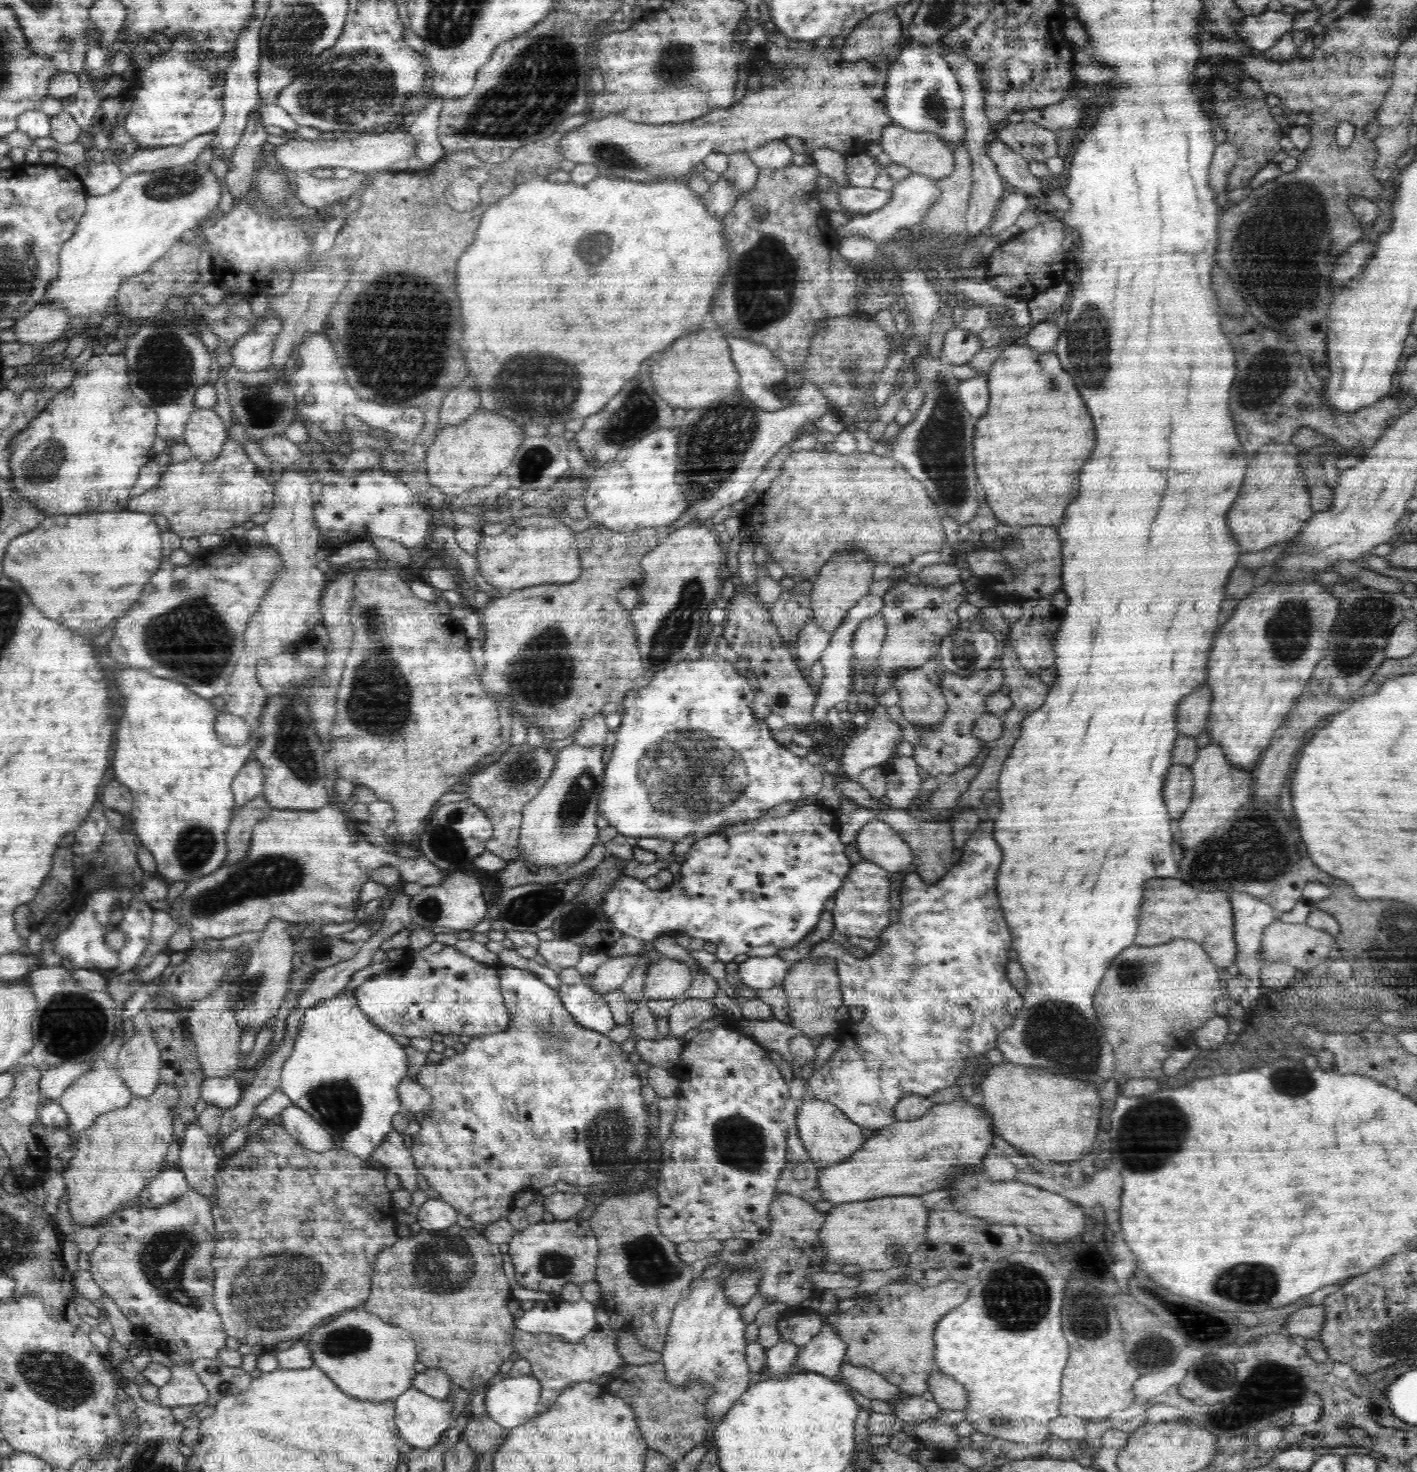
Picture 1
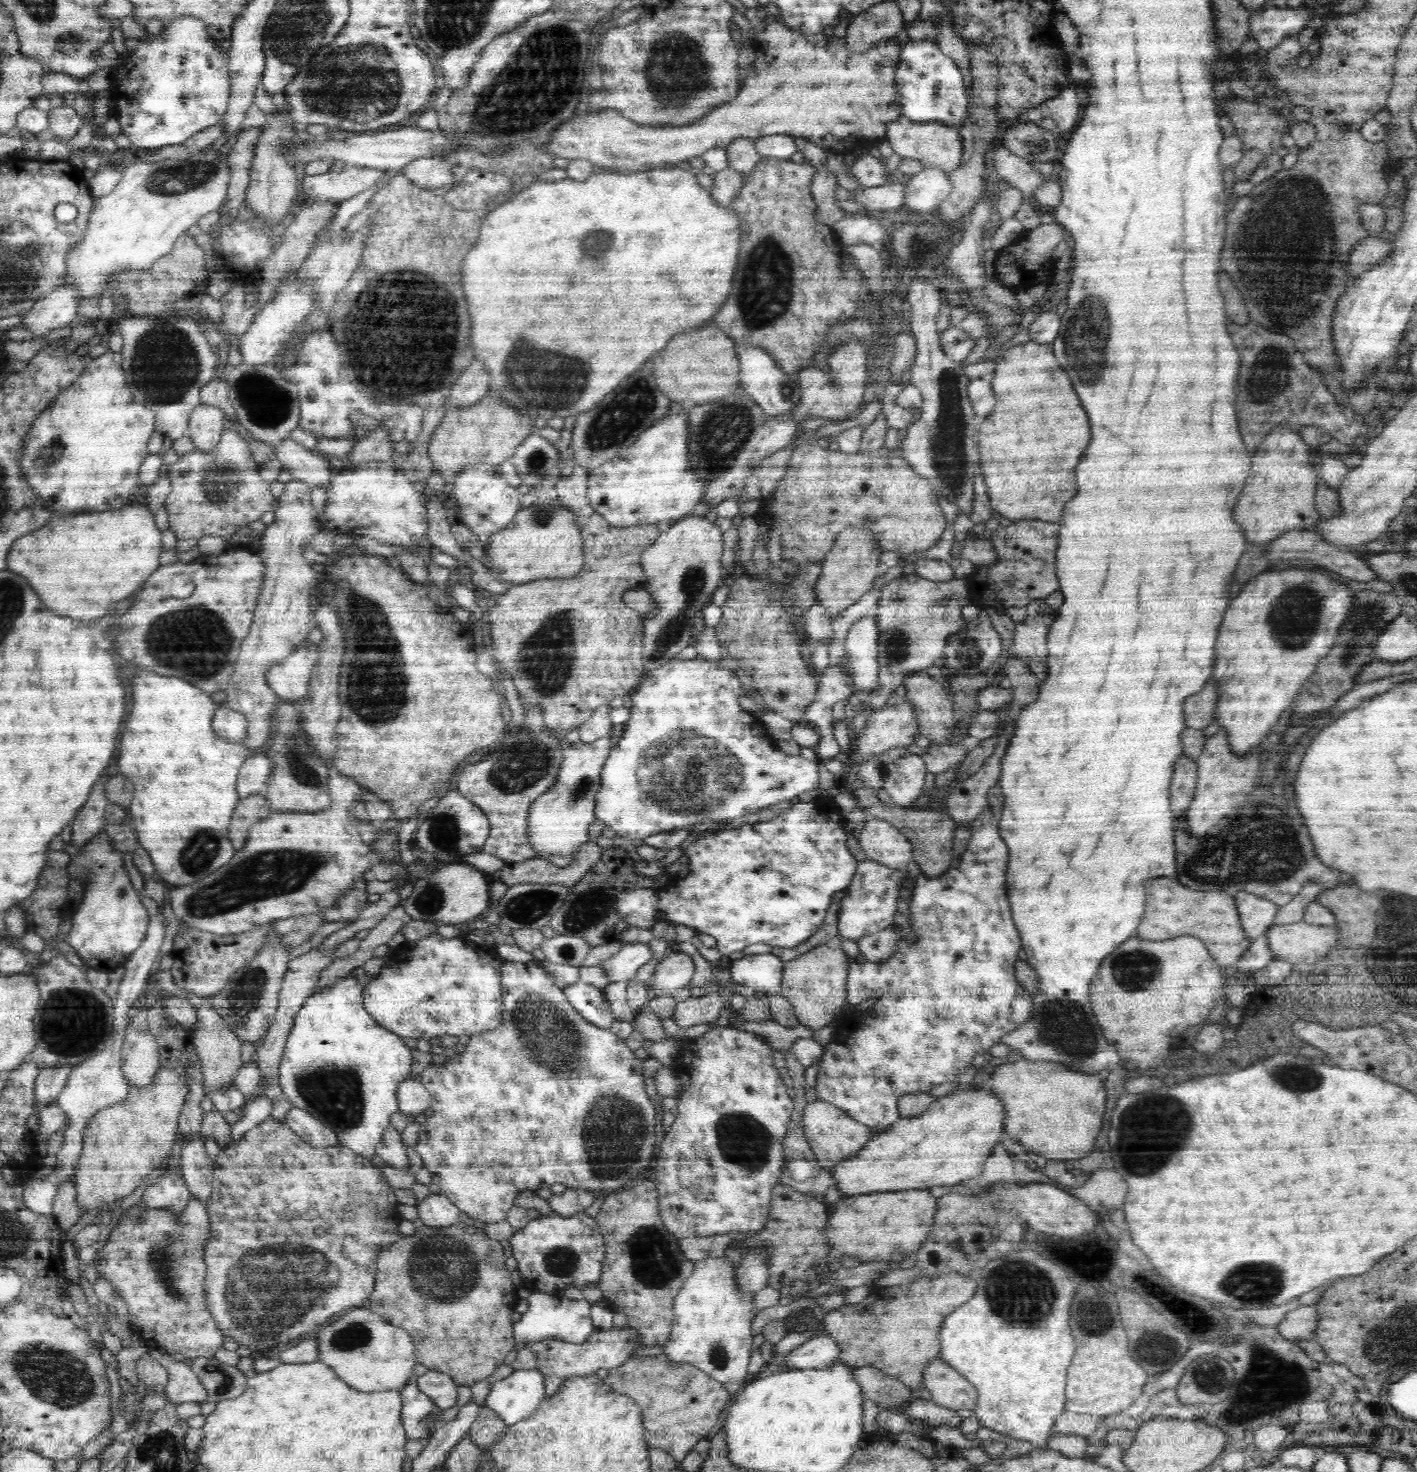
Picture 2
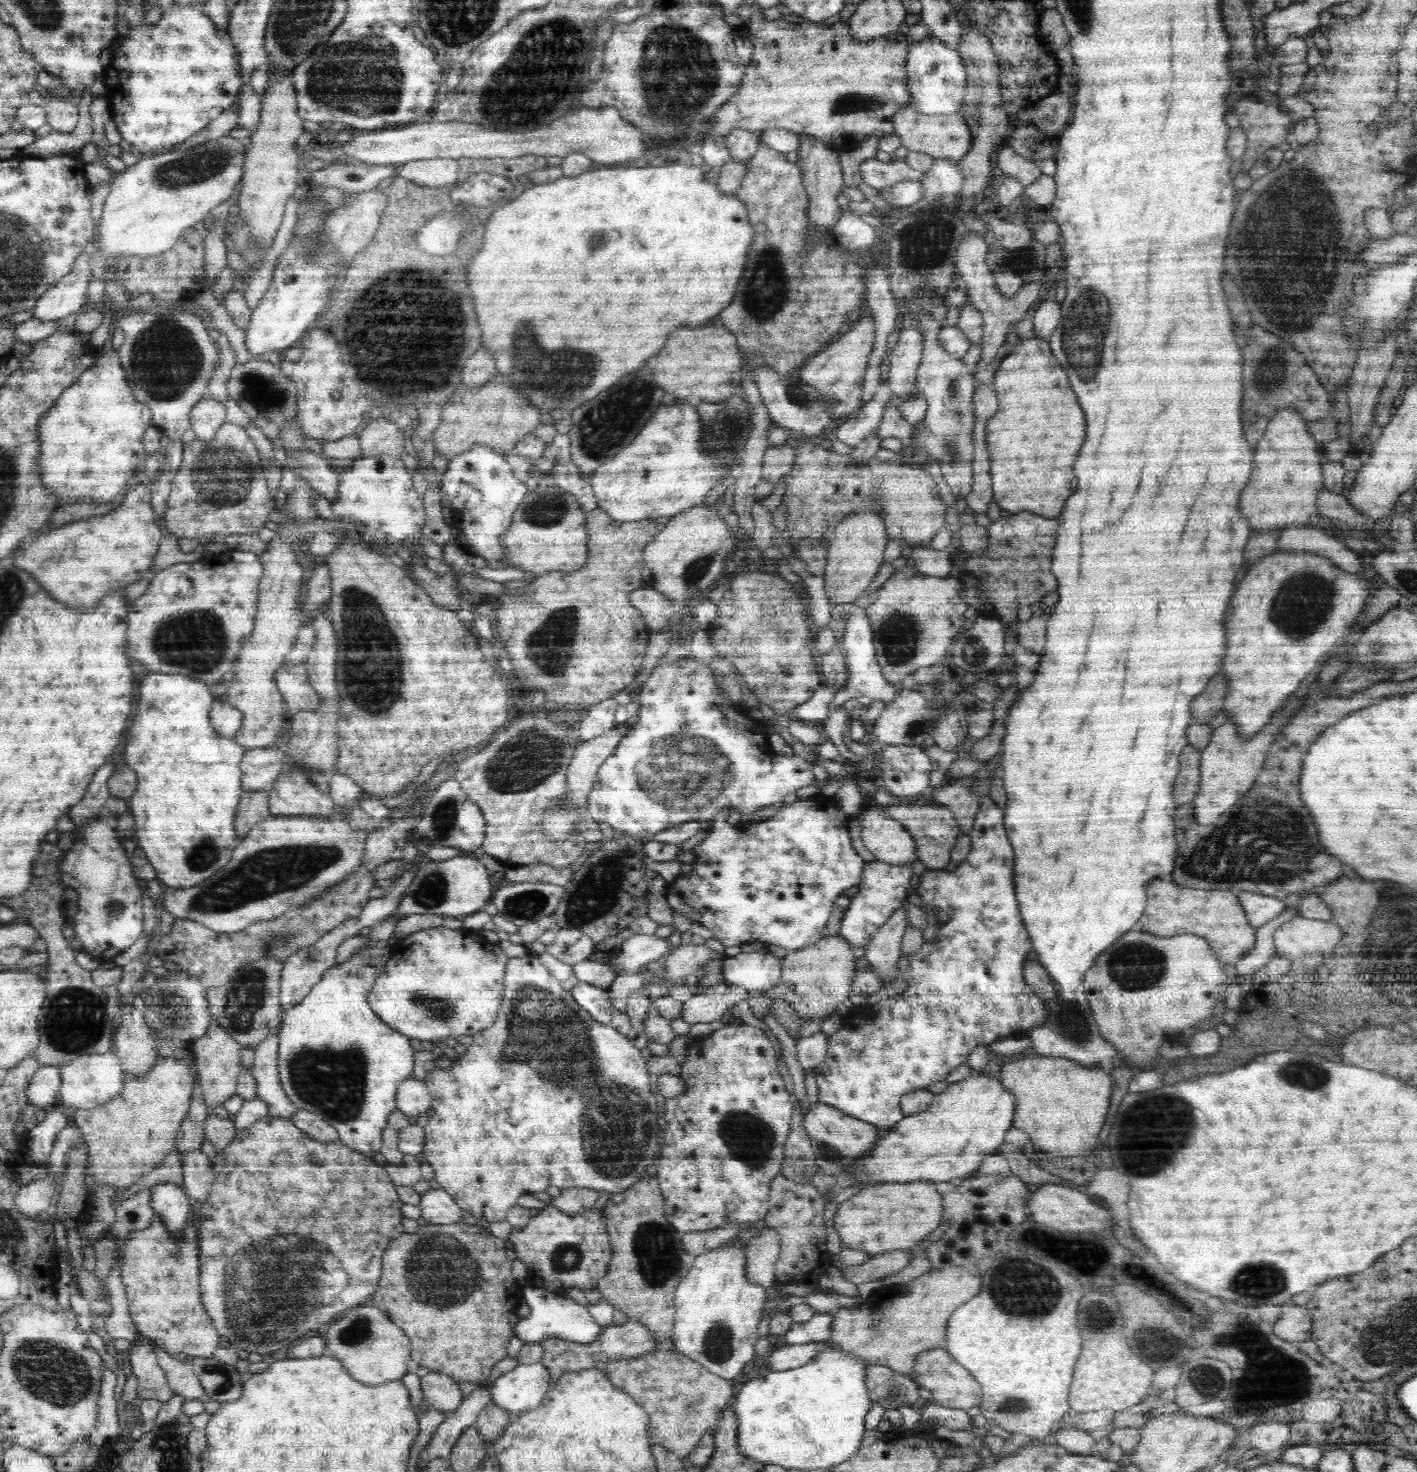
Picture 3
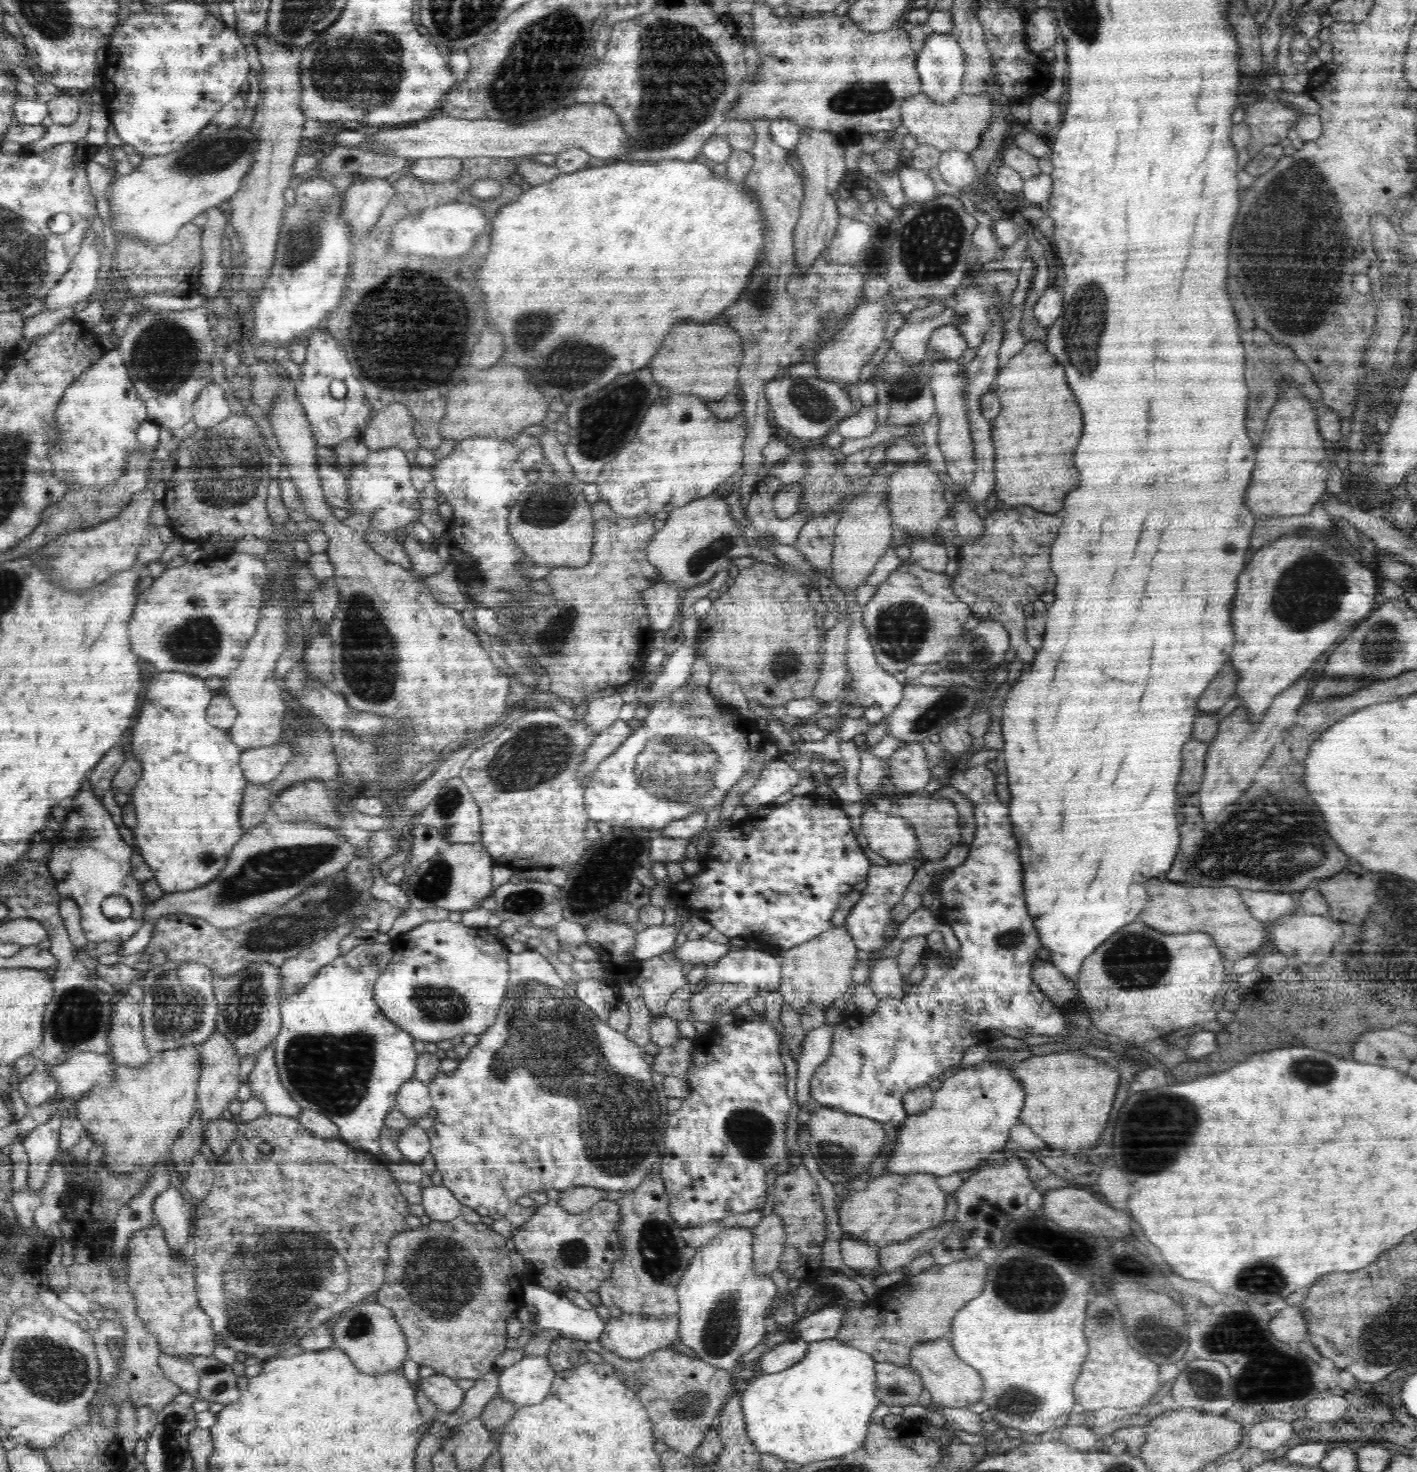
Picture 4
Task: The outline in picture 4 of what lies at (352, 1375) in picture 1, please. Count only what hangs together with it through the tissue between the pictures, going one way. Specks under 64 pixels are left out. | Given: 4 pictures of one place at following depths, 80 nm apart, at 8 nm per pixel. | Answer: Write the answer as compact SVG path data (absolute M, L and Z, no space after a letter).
M376 1300L356 1303L344 1310L331 1330L333 1348L339 1348L348 1354L355 1367L364 1374L386 1374L401 1368L409 1358L406 1356L406 1336L392 1311Z

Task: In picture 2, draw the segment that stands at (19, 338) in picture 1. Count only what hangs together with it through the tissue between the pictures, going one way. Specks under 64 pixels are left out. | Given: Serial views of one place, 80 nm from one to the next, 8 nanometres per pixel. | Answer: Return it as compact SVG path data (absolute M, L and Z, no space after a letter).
M71 284L59 285L44 298L31 303L30 309L23 313L20 324L38 339L40 336L45 337L56 328L75 324L79 304L80 294Z

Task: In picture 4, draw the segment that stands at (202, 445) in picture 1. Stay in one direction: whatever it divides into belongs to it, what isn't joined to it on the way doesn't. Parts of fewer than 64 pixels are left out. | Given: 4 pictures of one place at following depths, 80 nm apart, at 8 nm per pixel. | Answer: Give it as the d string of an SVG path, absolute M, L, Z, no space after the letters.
M210 382L194 400L193 421L197 428L208 430L230 416L230 407L220 385Z

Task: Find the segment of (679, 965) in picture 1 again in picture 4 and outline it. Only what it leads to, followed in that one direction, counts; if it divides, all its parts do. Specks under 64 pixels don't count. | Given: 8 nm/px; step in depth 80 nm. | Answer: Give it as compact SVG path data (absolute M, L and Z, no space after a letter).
M687 939L682 946L678 947L676 959L682 963L682 966L688 966L688 963L697 967L698 965L708 965L713 961L718 961L730 951L730 945L722 945L709 941L708 939Z

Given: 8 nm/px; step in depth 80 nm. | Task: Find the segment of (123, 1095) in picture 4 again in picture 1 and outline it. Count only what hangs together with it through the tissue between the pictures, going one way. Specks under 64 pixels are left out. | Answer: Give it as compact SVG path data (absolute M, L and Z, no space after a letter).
M160 1084L149 1098L133 1096L126 1108L116 1108L101 1114L94 1124L82 1131L78 1136L78 1144L72 1158L63 1169L65 1190L68 1195L68 1212L77 1229L82 1227L100 1228L98 1222L116 1212L122 1204L139 1197L140 1192L160 1172L162 1162L172 1140L175 1139L172 1129L172 1110L177 1108L180 1093L172 1085Z

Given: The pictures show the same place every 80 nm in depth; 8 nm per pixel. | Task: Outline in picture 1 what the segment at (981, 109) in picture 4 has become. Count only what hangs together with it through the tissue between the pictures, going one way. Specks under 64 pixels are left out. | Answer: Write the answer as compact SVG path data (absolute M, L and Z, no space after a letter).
M890 124L884 128L878 143L884 154L890 156L892 163L905 166L911 174L923 174L939 181L948 176L954 168L954 148L950 148L945 140L930 133L916 133Z

